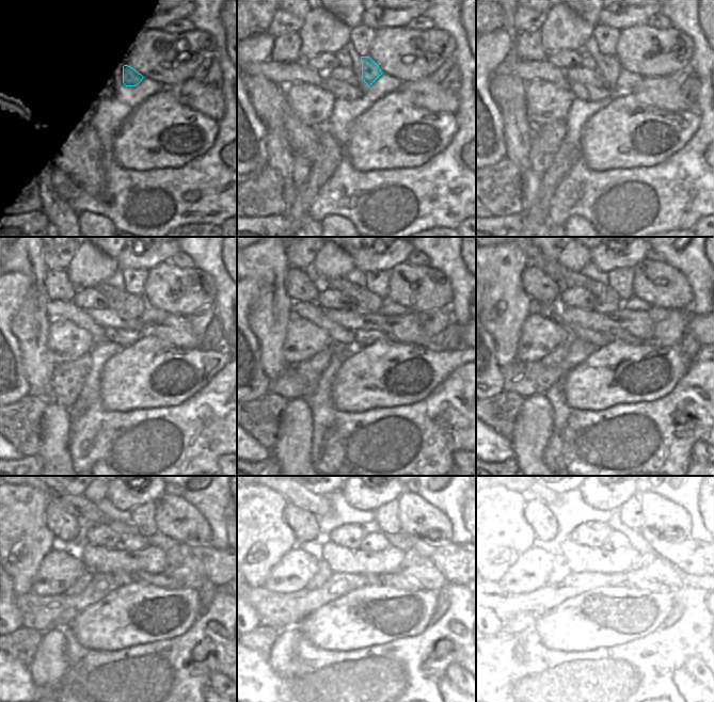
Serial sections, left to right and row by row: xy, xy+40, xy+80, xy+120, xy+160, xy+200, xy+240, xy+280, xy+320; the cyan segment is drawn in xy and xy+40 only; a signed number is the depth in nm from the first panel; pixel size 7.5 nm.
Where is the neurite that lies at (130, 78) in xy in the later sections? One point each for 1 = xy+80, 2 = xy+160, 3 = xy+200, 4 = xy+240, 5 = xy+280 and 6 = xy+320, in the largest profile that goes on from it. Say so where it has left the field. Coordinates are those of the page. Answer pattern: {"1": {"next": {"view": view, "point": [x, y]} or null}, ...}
{"1": {"next": {"view": "xy+80", "point": [611, 68]}}, "2": {"next": {"view": "xy+160", "point": [374, 303]}}, "3": {"next": {"view": "xy+200", "point": [567, 277]}}, "4": {"next": {"view": "xy+240", "point": [86, 511]}}, "5": {"next": {"view": "xy+280", "point": [319, 506]}}, "6": {"next": {"view": "xy+320", "point": [548, 497]}}}

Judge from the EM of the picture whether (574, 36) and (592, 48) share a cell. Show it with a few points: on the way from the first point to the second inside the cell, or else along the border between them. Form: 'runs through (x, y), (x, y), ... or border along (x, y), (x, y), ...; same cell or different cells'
border along (591, 36), (585, 45); different cells

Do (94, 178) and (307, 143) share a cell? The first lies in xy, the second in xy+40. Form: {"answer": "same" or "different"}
{"answer": "same"}

